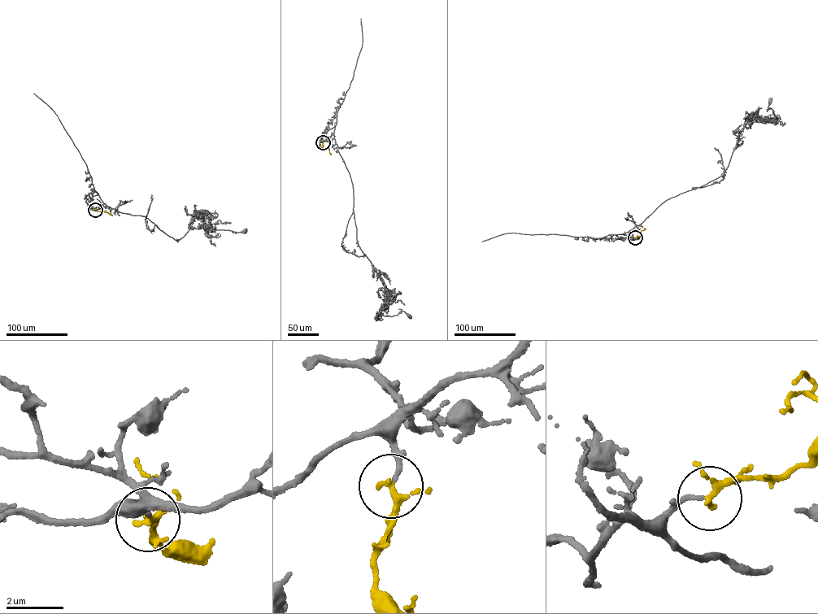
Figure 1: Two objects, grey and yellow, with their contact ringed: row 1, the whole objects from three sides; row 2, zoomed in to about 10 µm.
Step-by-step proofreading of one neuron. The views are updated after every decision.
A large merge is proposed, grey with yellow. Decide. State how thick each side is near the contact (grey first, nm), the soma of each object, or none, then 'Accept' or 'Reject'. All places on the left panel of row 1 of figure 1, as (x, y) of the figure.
Thickness 140 nm (grey) against 190 nm. Soma of grey: (245, 230). Soma of yellow: none. Accept

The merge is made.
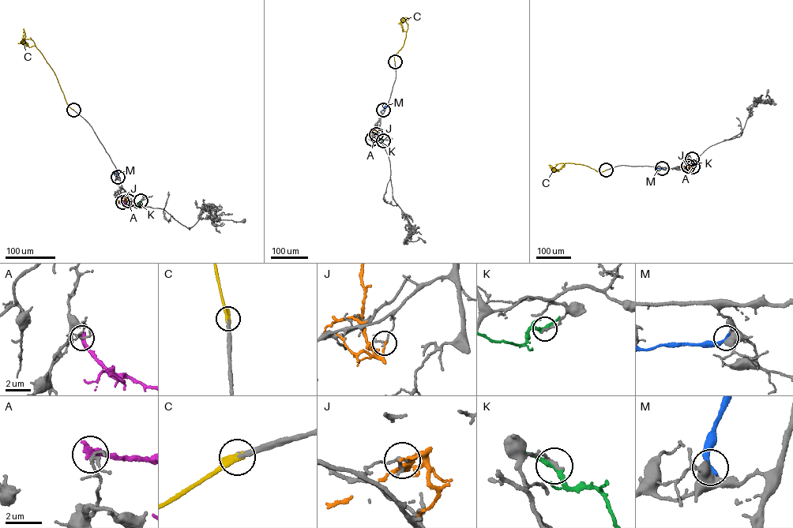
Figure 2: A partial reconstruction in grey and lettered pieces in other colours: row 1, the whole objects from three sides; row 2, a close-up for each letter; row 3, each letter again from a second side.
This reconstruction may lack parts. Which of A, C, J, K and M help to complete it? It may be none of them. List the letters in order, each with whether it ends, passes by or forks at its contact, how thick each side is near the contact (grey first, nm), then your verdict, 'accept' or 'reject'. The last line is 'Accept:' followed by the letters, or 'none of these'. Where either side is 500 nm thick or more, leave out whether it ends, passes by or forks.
A: it ends there; 120 nm thick on the grey side, 400 nm on the other; reject
C: it ends there; 240 nm thick on the grey side, 320 nm on the other; accept
J: it ends there; 140 nm thick on the grey side, 140 nm on the other; reject
K: it passes by; 170 nm thick on the grey side, 280 nm on the other; reject
M: it ends there; 440 nm thick on the grey side, 280 nm on the other; reject
Accept: C

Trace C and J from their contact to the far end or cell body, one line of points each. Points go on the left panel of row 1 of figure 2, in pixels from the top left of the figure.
C: (73, 110), (66, 103), (54, 73), (34, 43), (31, 39), (24, 39), (23, 28)
J: (128, 200), (123, 197), (118, 201)

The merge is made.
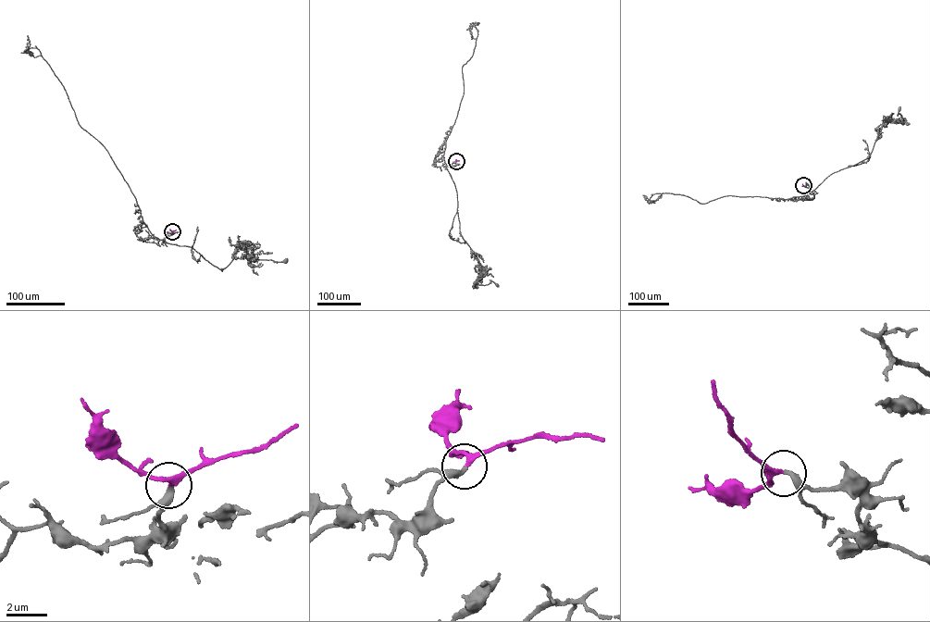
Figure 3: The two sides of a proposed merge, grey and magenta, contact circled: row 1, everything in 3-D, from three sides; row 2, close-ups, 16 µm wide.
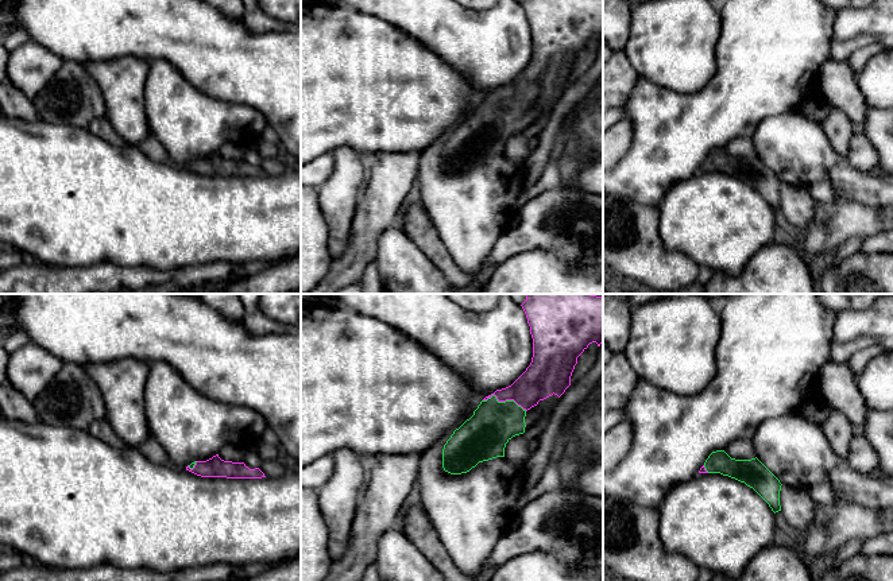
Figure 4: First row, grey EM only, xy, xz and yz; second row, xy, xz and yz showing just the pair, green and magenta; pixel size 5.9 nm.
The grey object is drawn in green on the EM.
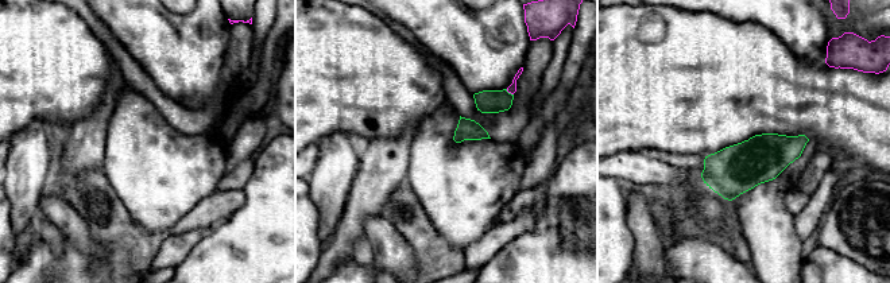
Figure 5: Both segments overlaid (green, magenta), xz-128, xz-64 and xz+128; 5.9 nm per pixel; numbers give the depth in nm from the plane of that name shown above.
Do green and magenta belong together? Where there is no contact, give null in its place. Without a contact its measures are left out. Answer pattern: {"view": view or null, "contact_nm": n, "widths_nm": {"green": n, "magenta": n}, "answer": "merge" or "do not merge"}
{"view": "xz", "contact_nm": 280, "widths_nm": {"green": 280, "magenta": 220}, "answer": "merge"}

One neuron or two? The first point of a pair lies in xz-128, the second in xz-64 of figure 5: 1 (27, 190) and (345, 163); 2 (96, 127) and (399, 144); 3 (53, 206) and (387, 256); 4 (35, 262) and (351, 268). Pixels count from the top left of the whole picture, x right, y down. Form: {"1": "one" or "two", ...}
{"1": "one", "2": "one", "3": "one", "4": "one"}

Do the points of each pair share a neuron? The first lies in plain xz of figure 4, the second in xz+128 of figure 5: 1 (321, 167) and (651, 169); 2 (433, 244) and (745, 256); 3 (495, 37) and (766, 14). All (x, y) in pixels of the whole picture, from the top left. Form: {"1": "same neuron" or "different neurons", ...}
{"1": "same neuron", "2": "same neuron", "3": "same neuron"}

